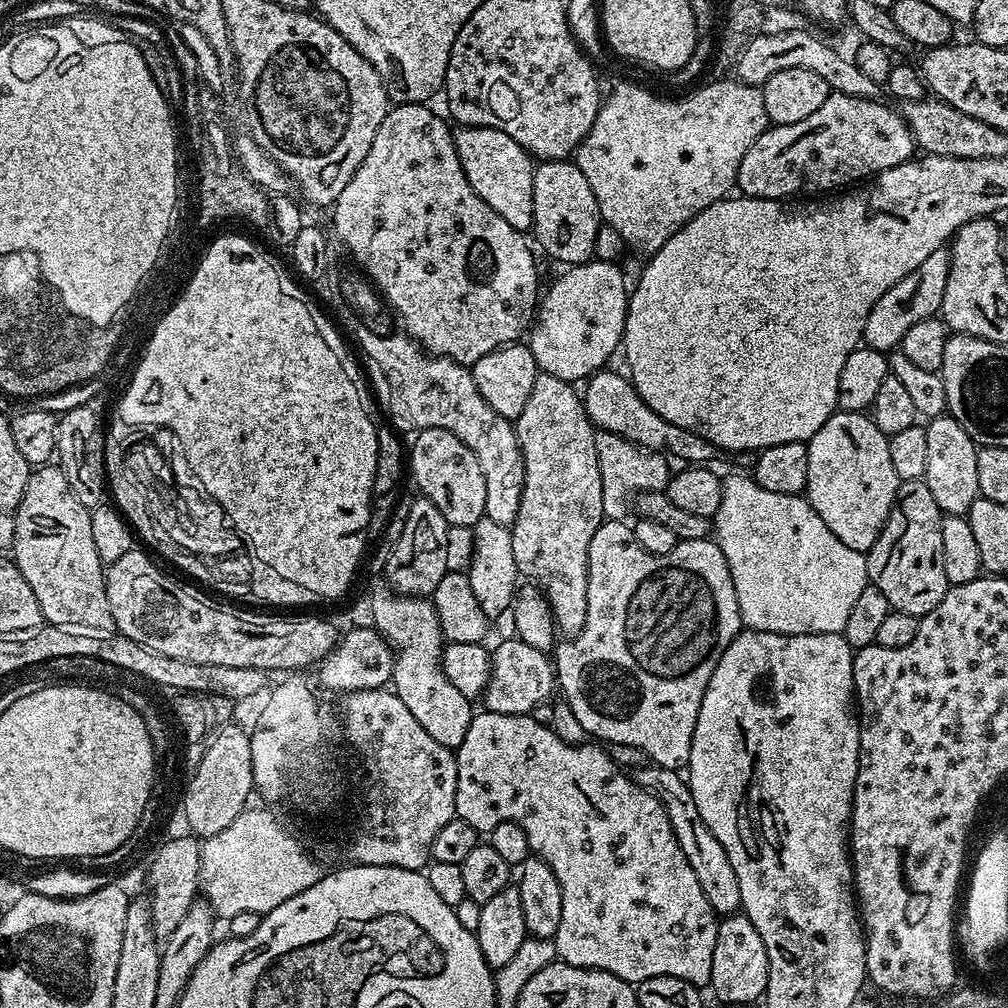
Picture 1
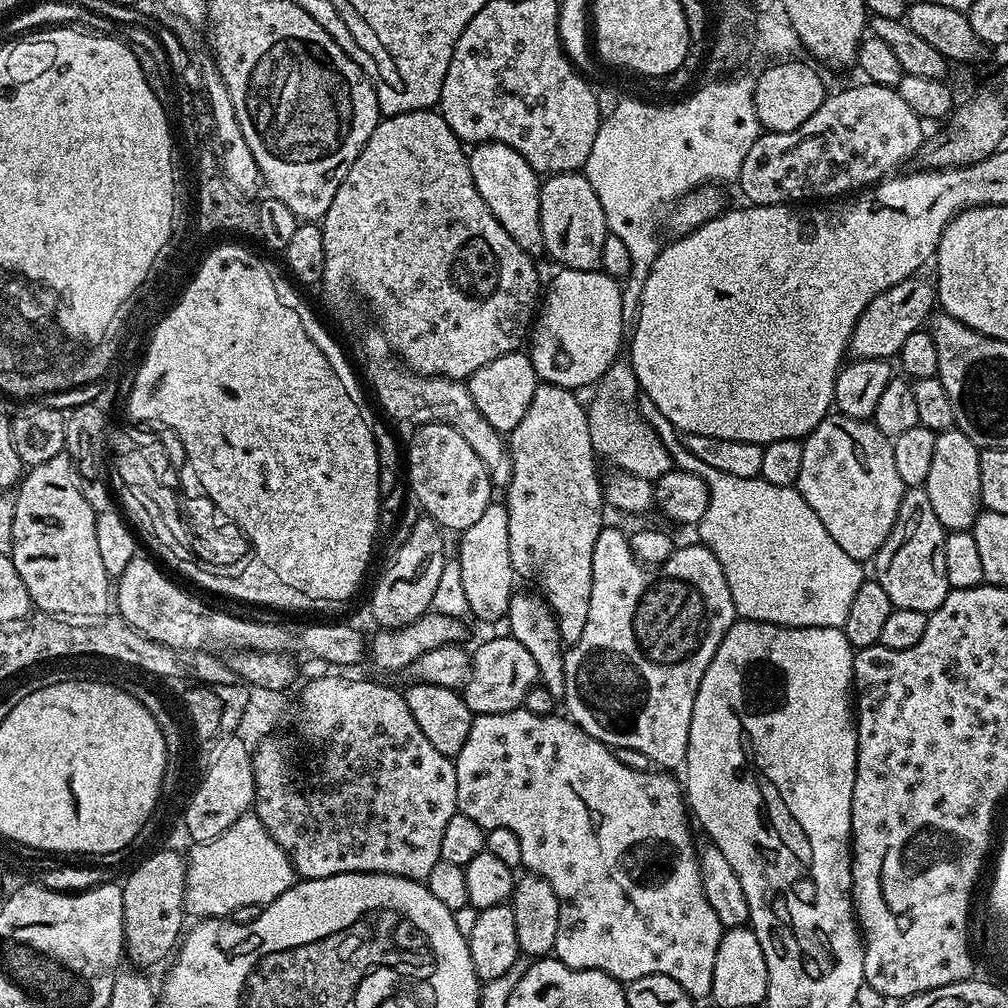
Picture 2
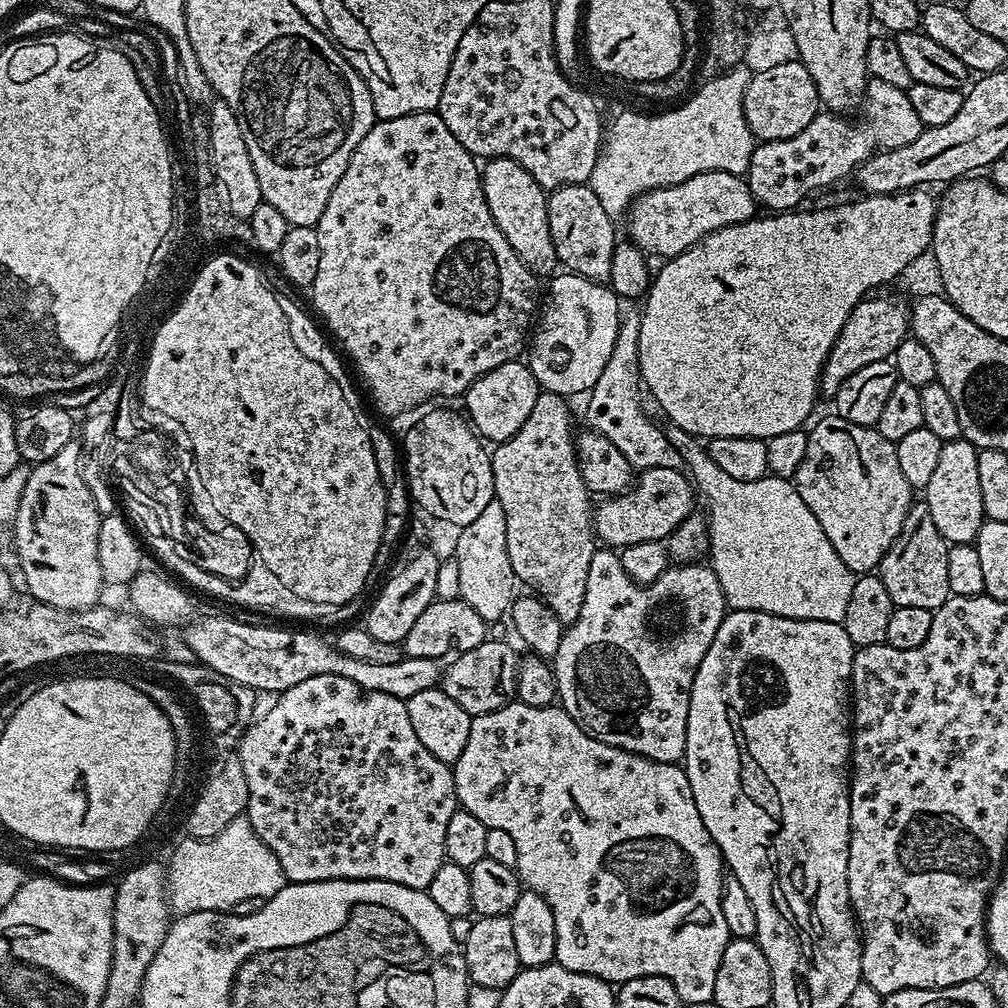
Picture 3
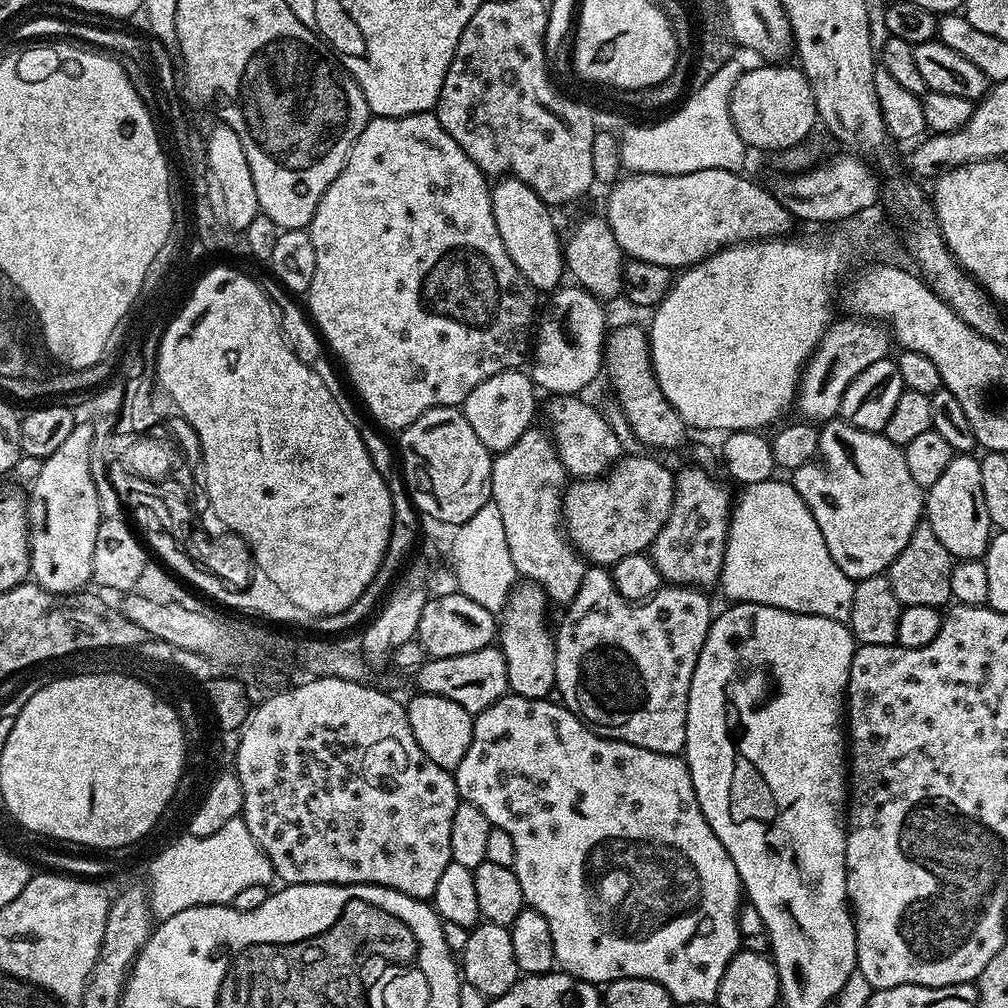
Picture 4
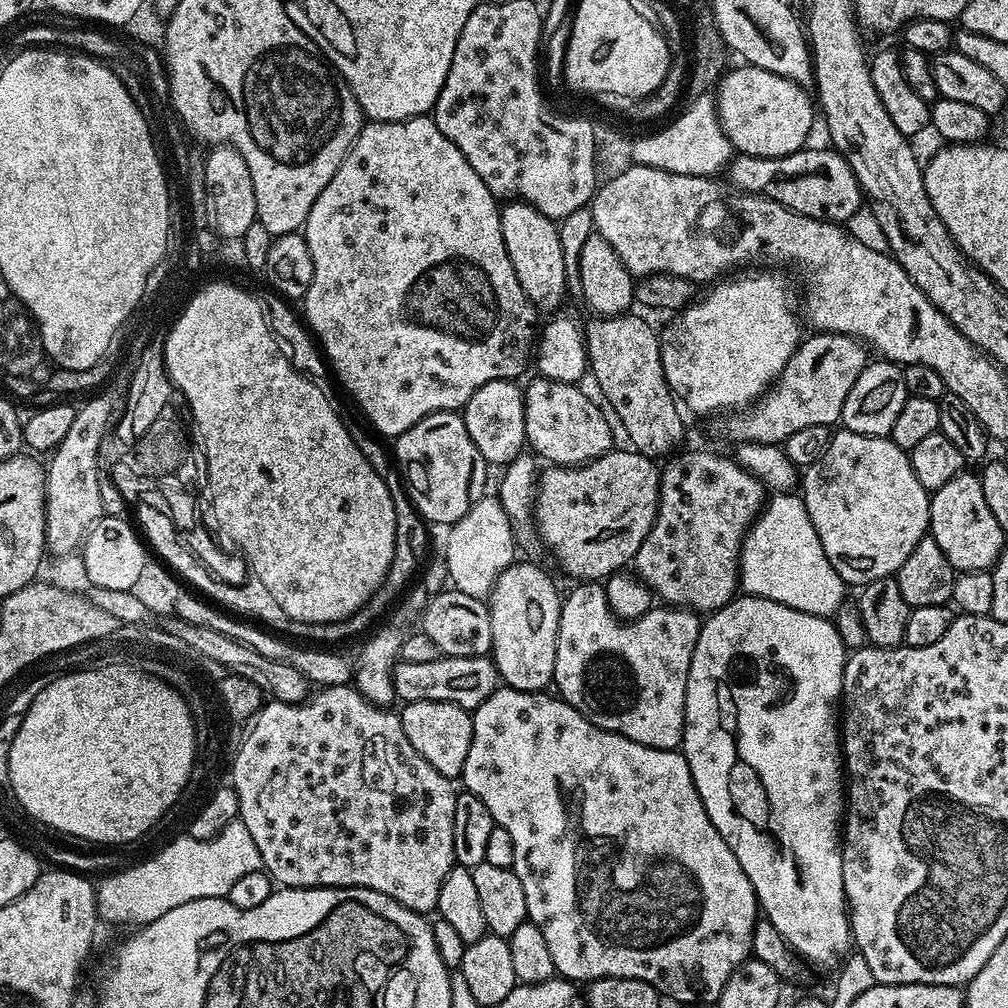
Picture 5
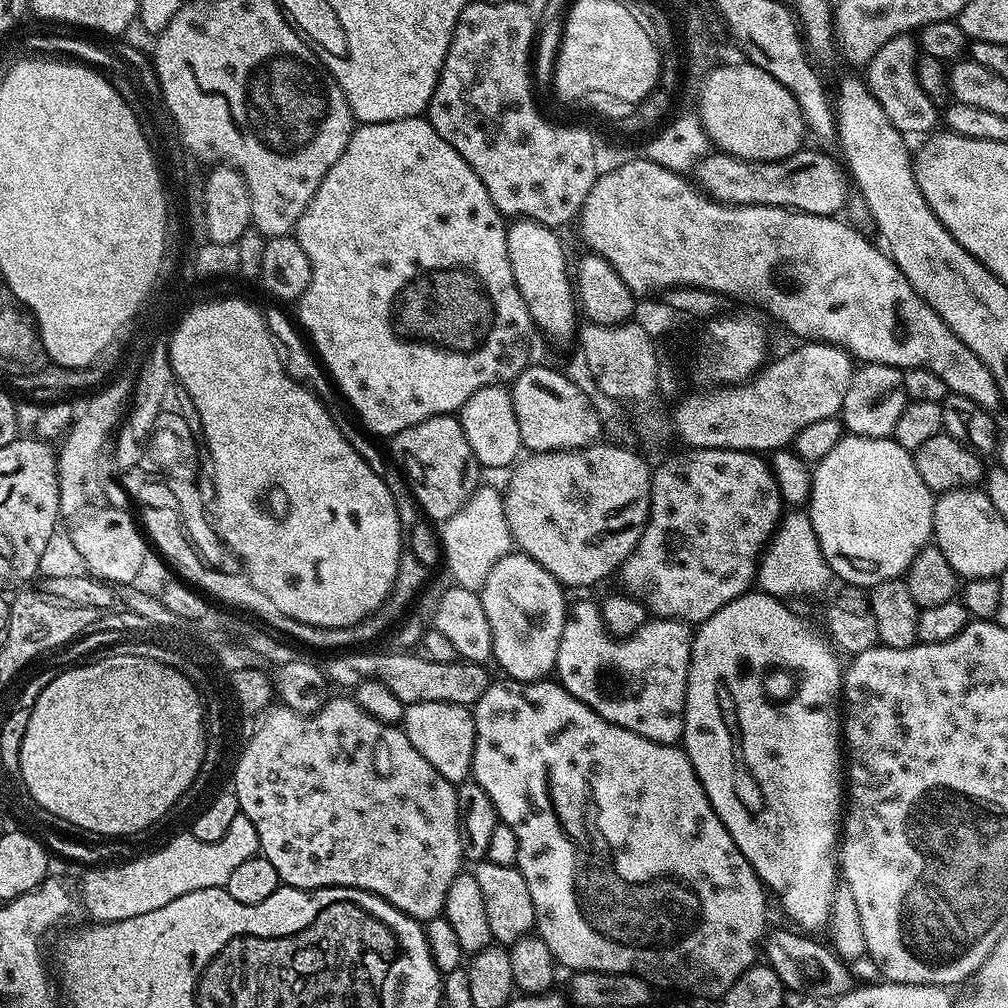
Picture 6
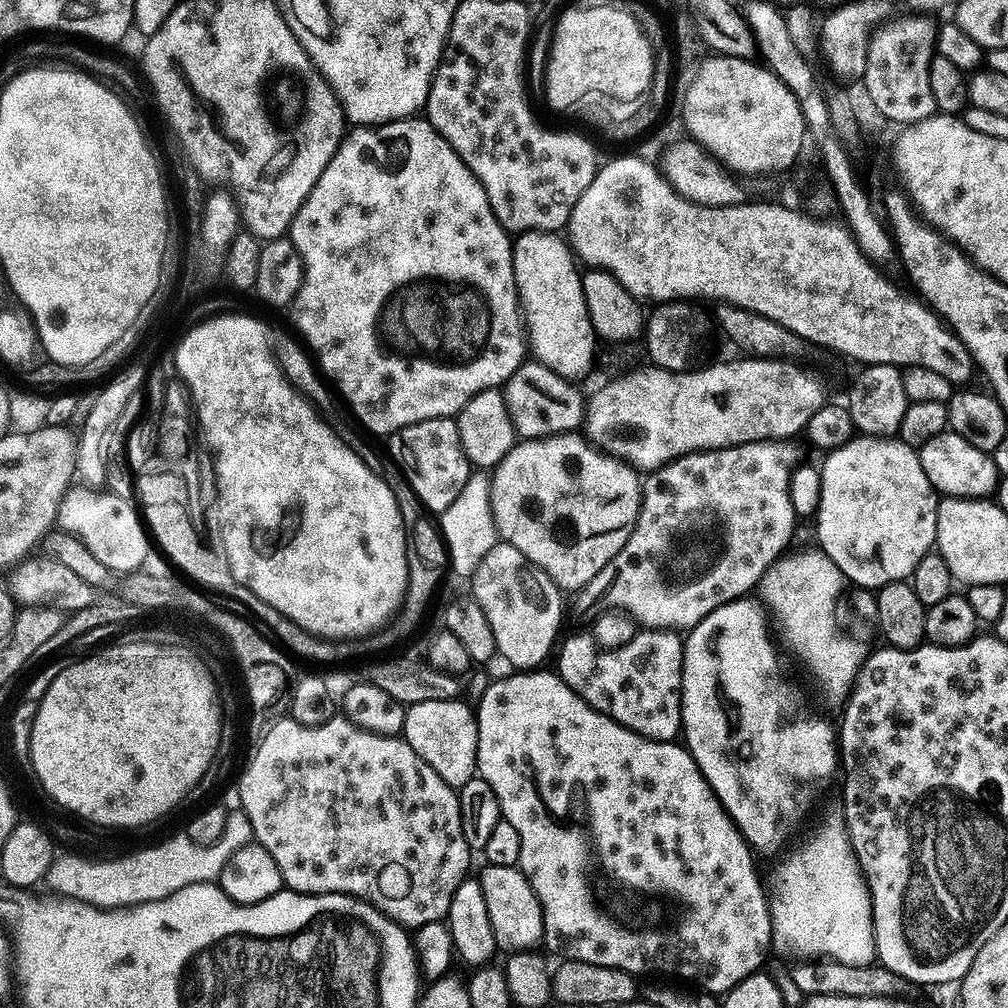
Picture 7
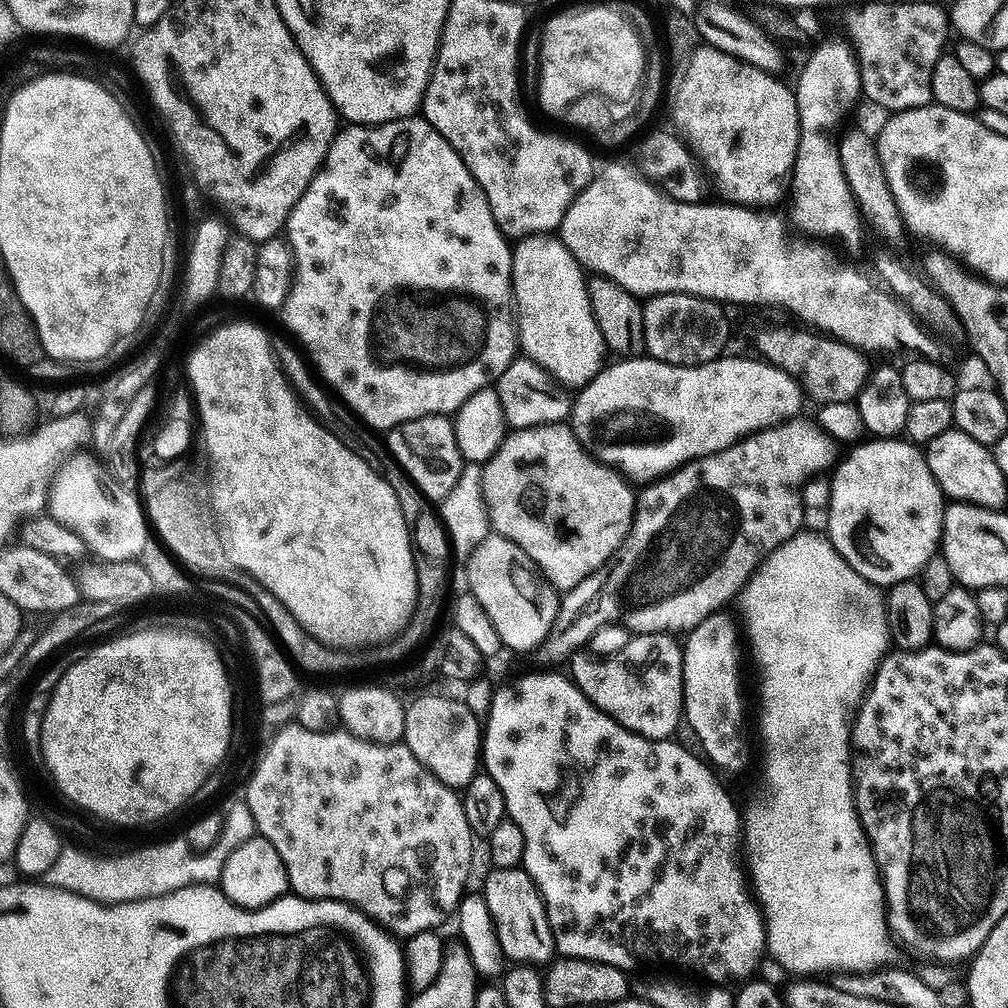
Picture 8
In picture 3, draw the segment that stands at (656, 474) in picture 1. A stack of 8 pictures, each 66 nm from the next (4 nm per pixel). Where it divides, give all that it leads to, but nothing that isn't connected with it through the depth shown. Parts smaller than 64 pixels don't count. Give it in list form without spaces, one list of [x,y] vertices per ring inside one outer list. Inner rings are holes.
[[[624,302],[620,306],[620,321],[618,322],[618,338],[614,342],[614,350],[610,354],[610,362],[606,362],[606,370],[602,370],[602,375],[598,382],[594,382],[591,392],[587,393],[588,409],[584,416],[588,419],[587,427],[591,431],[602,434],[622,450],[626,457],[626,462],[630,462],[633,469],[643,470],[646,468],[684,468],[684,460],[670,446],[670,438],[666,438],[664,428],[656,425],[650,417],[644,413],[644,408],[640,405],[640,392],[642,393],[642,381],[640,379],[640,363],[638,362],[638,334],[640,333],[640,314],[642,308],[636,302]]]

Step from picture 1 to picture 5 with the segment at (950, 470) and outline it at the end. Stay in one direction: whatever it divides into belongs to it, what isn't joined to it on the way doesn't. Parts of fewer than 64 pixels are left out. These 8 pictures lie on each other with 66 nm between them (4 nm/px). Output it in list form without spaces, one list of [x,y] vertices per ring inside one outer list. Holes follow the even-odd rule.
[[[975,471],[959,472],[957,476],[950,478],[950,482],[946,482],[946,486],[931,493],[928,526],[931,540],[938,542],[942,554],[946,554],[946,558],[957,573],[991,569],[998,554],[1006,546],[1006,533],[1002,530],[1002,526],[998,526],[990,506],[986,506],[982,482]]]

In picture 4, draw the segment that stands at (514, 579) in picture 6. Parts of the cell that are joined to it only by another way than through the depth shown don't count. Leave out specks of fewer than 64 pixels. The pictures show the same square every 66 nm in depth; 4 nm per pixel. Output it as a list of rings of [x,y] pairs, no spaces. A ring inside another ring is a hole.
[[[520,582],[512,588],[502,611],[498,647],[506,658],[508,687],[522,698],[542,700],[551,697],[556,687],[556,645],[550,628],[548,632],[548,606],[550,600],[538,584]]]

